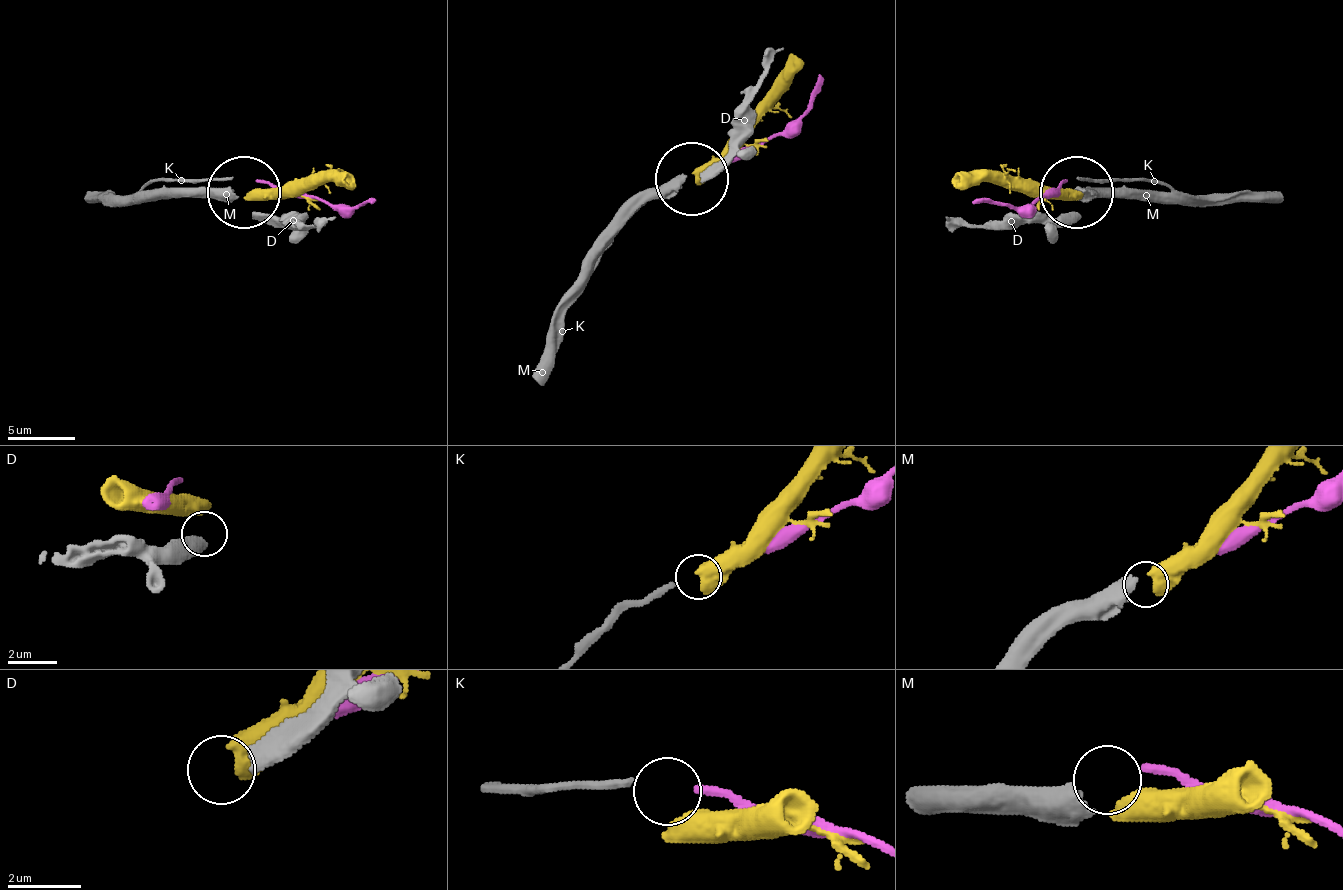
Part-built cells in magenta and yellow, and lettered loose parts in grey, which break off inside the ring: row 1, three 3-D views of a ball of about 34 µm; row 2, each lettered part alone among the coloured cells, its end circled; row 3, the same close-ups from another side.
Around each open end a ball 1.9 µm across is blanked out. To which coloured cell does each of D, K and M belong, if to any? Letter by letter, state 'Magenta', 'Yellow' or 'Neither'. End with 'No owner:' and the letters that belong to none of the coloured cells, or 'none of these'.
D: Neither
K: Magenta
M: Yellow
No owner: D

